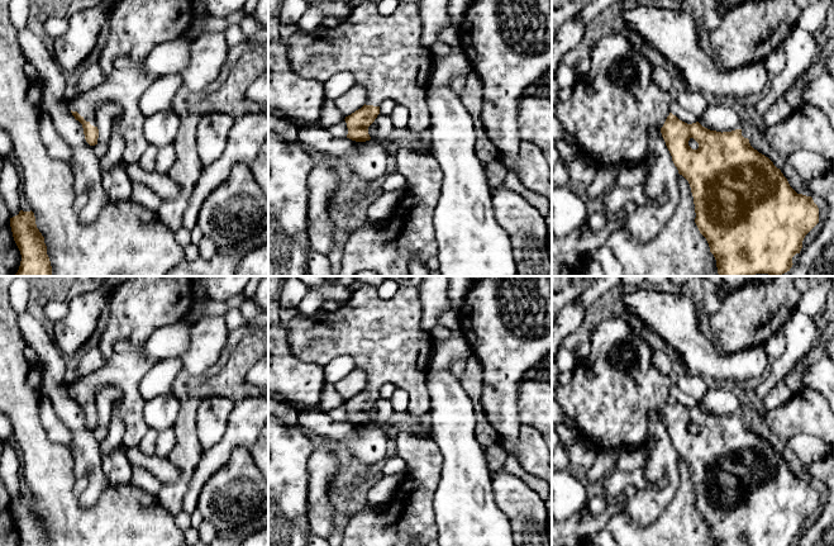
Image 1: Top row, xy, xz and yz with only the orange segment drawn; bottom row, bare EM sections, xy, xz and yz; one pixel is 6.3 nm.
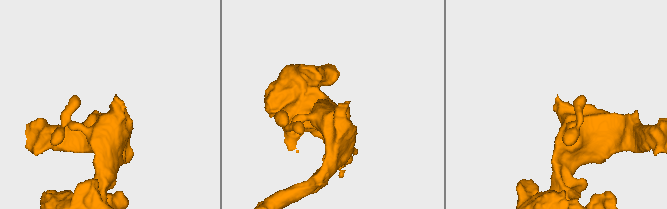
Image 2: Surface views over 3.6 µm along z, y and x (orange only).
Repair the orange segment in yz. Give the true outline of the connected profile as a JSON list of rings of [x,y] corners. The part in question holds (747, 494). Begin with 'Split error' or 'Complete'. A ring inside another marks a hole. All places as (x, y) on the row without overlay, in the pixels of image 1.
Split error. [[[610,318],[602,321],[594,331],[590,342],[591,353],[587,361],[573,370],[572,379],[567,385],[562,386],[557,384],[553,390],[556,394],[556,399],[563,407],[567,416],[577,423],[578,436],[586,440],[596,451],[614,448],[619,448],[620,451],[623,451],[630,447],[647,445],[649,431],[649,413],[659,412],[666,429],[672,440],[672,445],[678,454],[678,457],[682,459],[690,467],[696,497],[695,507],[700,517],[706,522],[710,536],[714,538],[716,546],[792,546],[792,541],[796,537],[800,537],[802,532],[802,524],[805,519],[819,507],[819,492],[814,486],[812,481],[797,478],[790,470],[787,462],[783,460],[781,454],[777,452],[768,441],[754,433],[750,429],[748,422],[744,422],[742,419],[742,413],[721,417],[716,414],[710,414],[702,410],[699,405],[687,408],[680,404],[676,399],[673,399],[669,395],[669,386],[673,381],[673,376],[663,375],[652,365],[652,357],[654,351],[645,341],[635,334],[635,332],[632,329],[625,319]]]

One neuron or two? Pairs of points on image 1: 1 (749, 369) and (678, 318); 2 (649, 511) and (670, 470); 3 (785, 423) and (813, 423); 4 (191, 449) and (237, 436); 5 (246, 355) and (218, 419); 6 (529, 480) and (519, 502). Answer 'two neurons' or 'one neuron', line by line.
1: one neuron
2: one neuron
3: one neuron
4: two neurons
5: two neurons
6: two neurons

